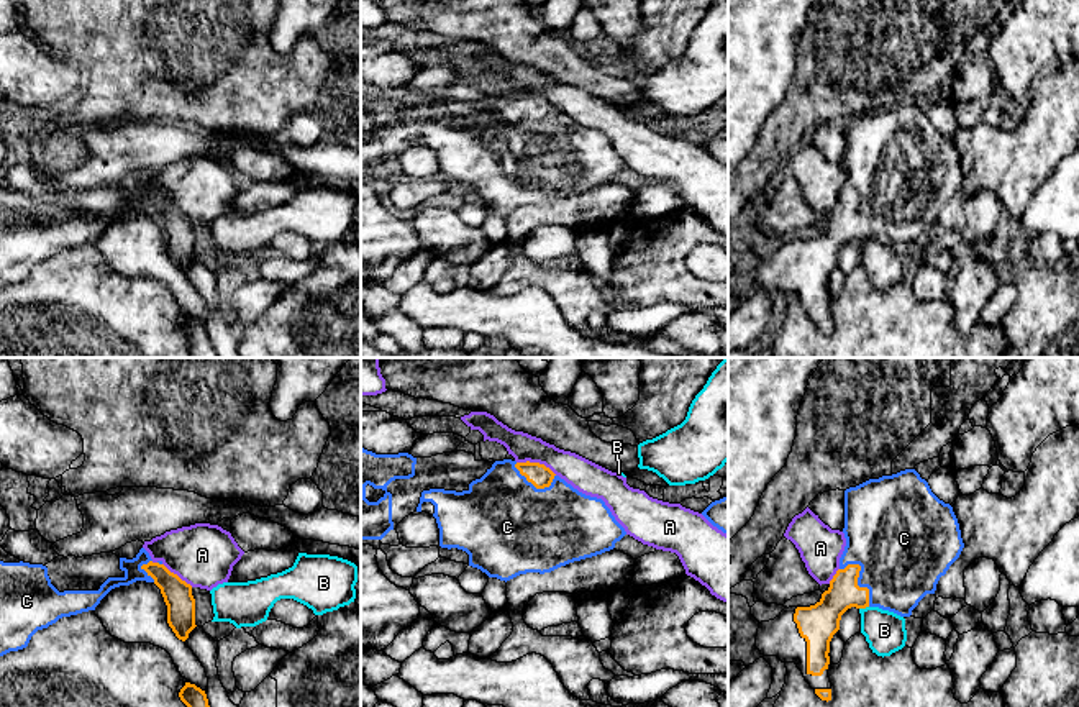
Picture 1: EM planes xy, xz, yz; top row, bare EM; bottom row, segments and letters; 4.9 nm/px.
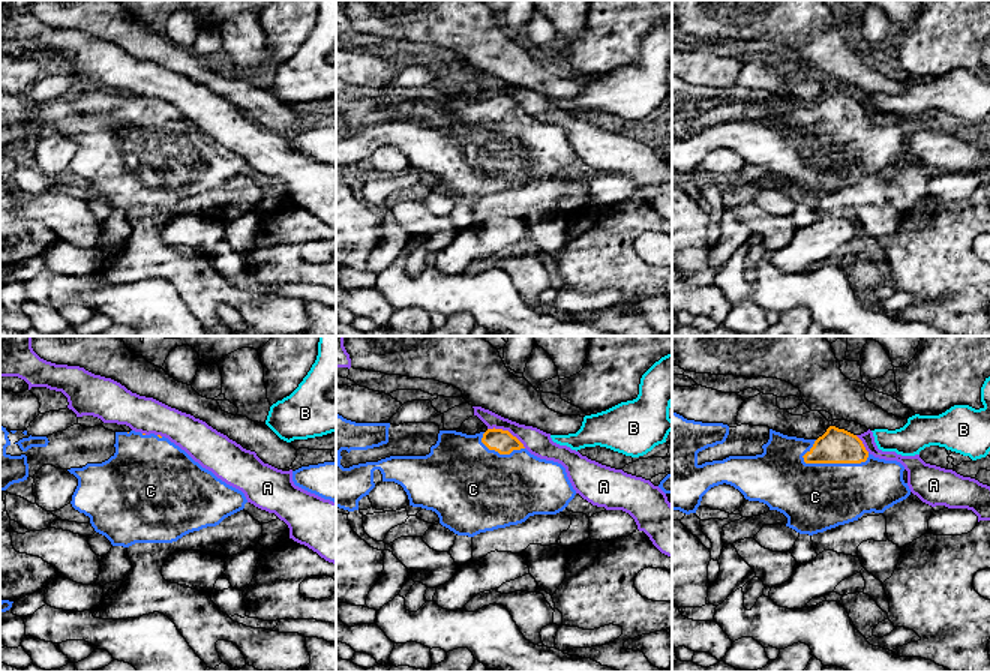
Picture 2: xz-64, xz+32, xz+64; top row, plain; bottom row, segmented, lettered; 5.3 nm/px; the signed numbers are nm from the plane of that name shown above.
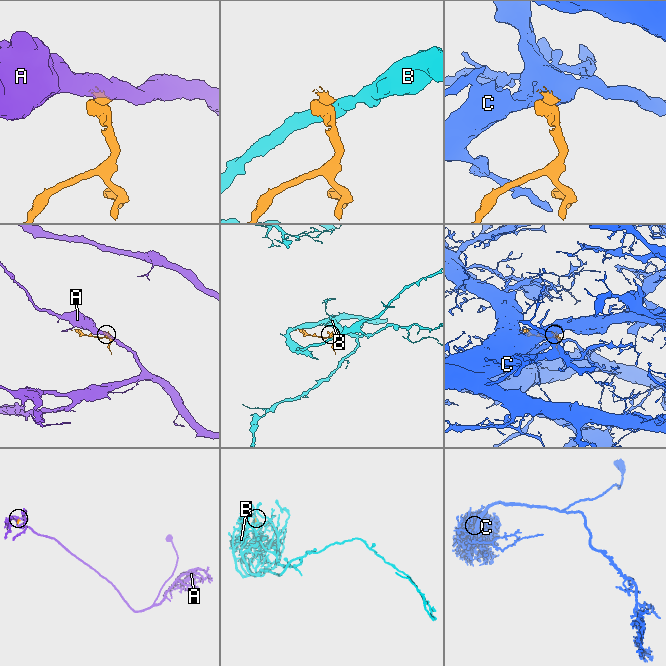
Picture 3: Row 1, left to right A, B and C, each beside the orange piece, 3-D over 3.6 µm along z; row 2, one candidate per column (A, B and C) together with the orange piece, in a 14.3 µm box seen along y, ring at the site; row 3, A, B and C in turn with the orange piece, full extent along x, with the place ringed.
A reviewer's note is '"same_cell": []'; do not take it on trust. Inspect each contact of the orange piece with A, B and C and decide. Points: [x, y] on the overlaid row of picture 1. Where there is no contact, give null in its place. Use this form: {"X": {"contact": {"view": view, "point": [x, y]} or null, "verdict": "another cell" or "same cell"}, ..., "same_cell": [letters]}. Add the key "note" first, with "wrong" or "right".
{"note": "wrong", "A": {"contact": {"view": "xz", "point": [537, 463]}, "verdict": "another cell"}, "B": {"contact": {"view": "yz", "point": [863, 607]}, "verdict": "another cell"}, "C": {"contact": {"view": "yz", "point": [856, 579]}, "verdict": "same cell"}, "same_cell": ["C"]}

